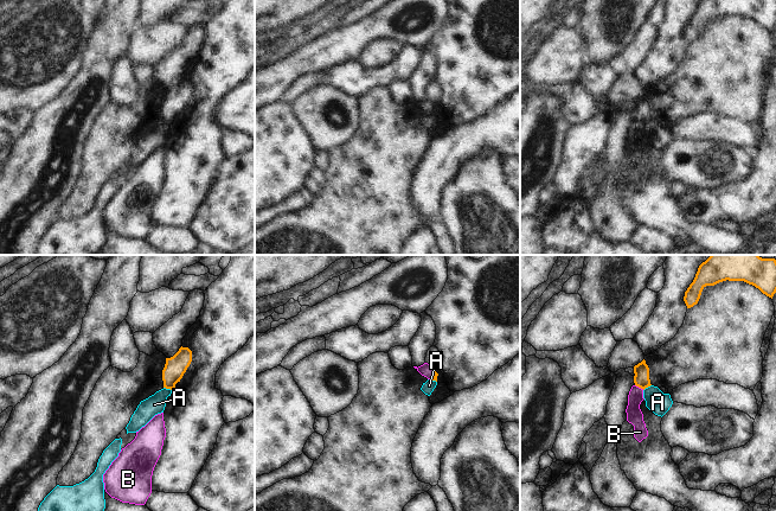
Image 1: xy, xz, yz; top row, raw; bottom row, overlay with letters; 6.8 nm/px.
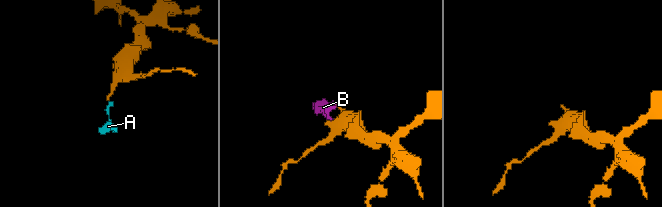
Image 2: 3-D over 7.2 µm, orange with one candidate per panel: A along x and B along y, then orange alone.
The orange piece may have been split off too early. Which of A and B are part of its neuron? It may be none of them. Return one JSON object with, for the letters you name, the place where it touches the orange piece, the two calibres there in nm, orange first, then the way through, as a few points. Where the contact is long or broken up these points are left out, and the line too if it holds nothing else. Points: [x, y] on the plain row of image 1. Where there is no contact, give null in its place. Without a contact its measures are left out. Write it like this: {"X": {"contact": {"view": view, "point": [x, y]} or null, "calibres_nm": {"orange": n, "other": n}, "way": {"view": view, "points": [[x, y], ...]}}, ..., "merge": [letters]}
{"merge": []}

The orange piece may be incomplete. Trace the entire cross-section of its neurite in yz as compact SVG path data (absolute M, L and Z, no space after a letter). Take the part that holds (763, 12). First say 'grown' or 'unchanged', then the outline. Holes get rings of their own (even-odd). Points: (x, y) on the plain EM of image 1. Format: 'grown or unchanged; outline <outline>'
unchanged; outline M699 0L693 17L685 26L687 43L698 38L706 20L726 14L744 15L772 33L776 27L776 0Z

